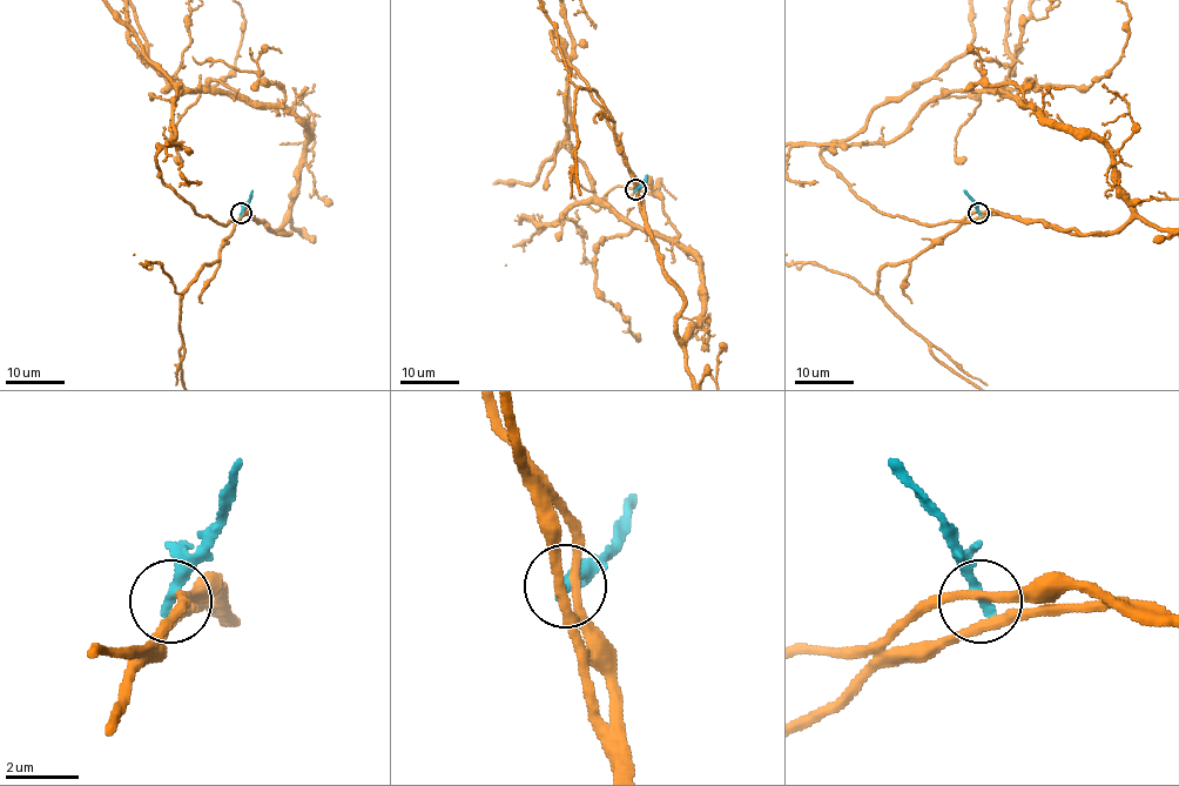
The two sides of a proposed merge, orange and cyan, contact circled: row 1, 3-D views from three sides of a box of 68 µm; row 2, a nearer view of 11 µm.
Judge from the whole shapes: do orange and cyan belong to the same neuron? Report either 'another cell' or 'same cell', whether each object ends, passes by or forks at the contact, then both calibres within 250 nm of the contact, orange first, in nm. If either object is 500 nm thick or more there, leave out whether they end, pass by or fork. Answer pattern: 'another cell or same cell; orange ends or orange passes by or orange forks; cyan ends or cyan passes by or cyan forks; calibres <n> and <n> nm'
another cell; orange passes by; cyan ends; calibres 240 and 320 nm

